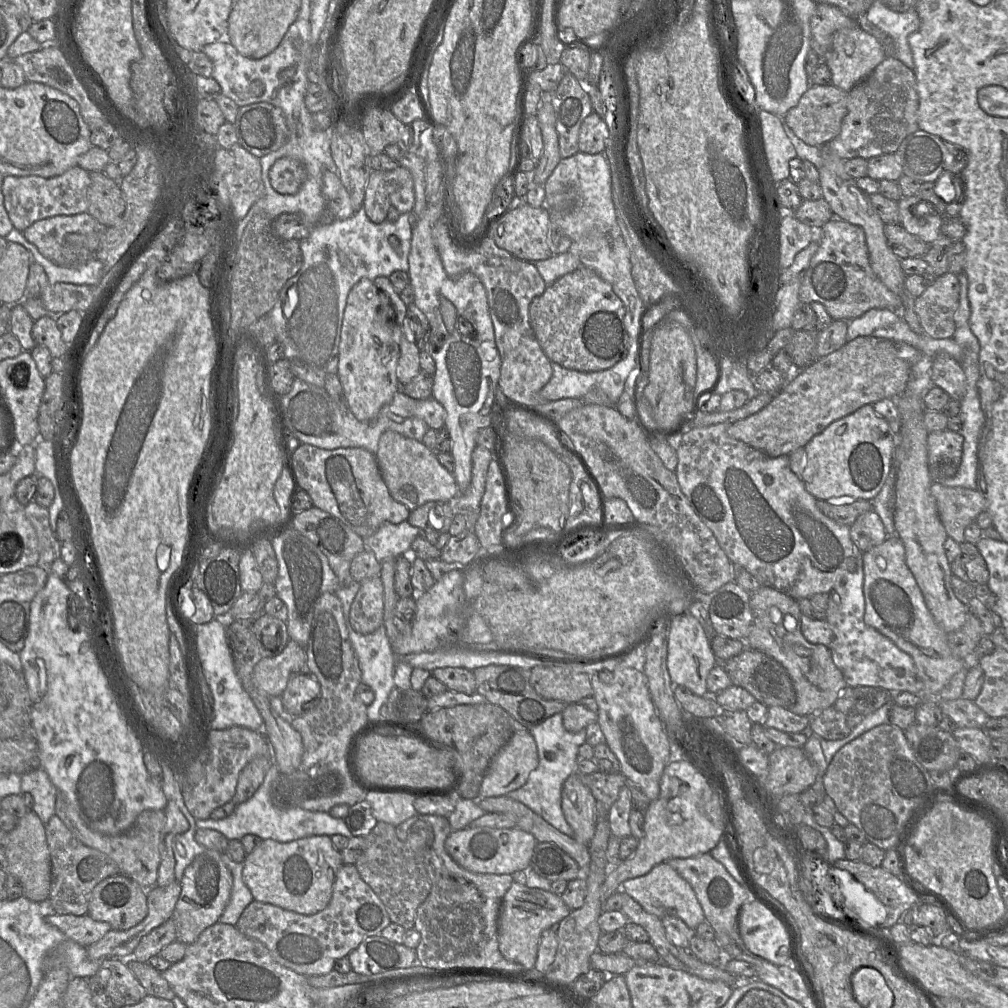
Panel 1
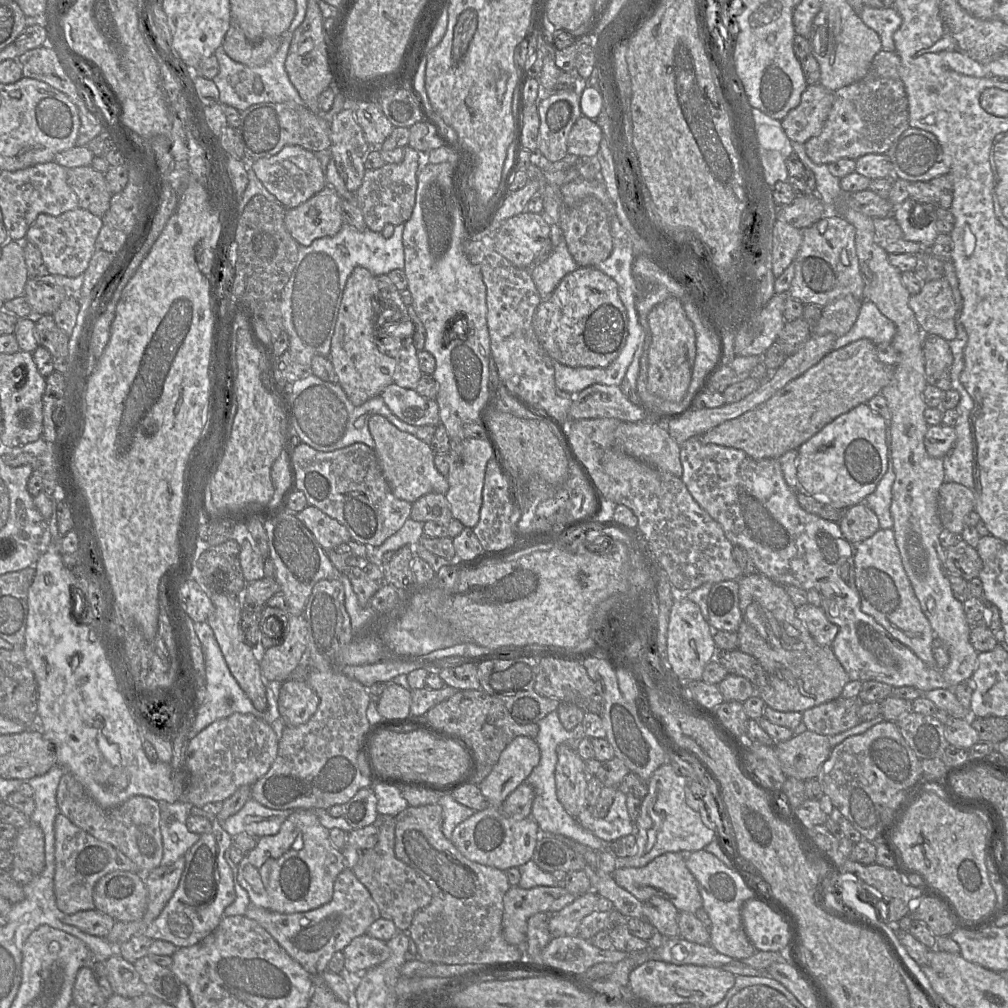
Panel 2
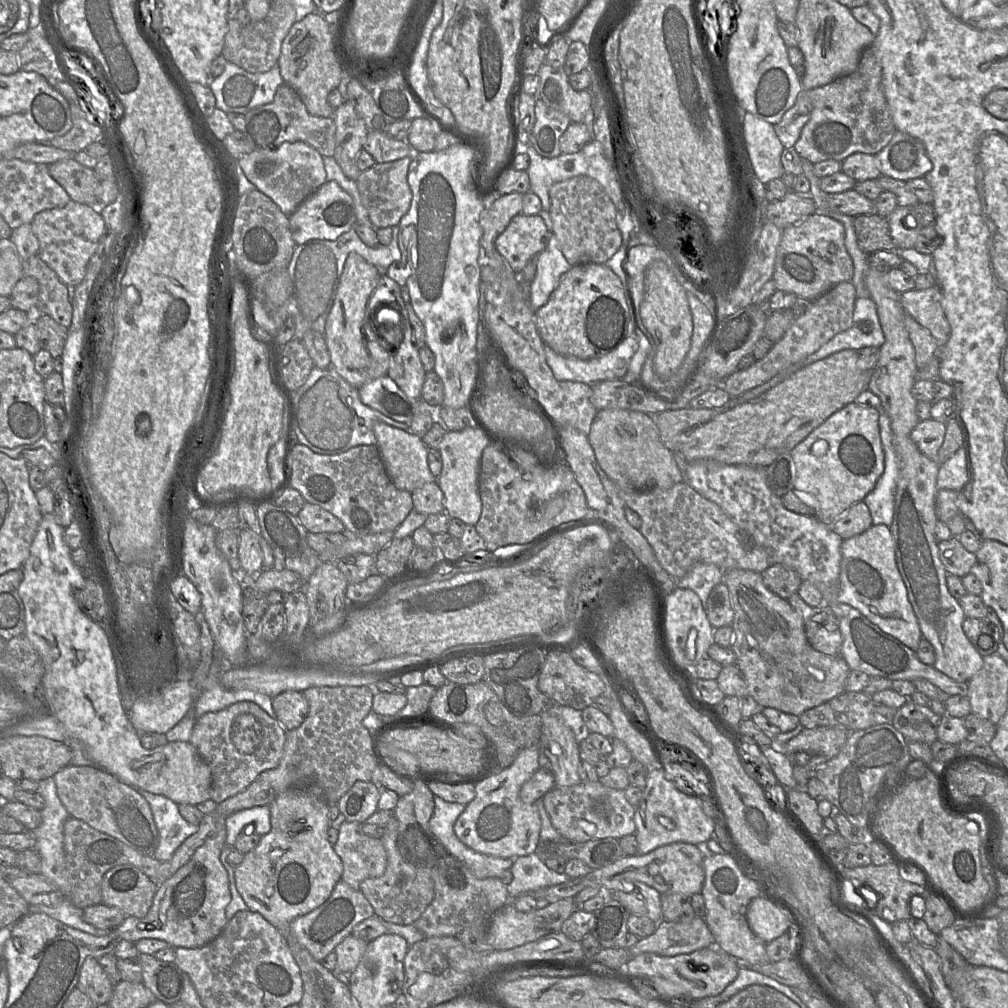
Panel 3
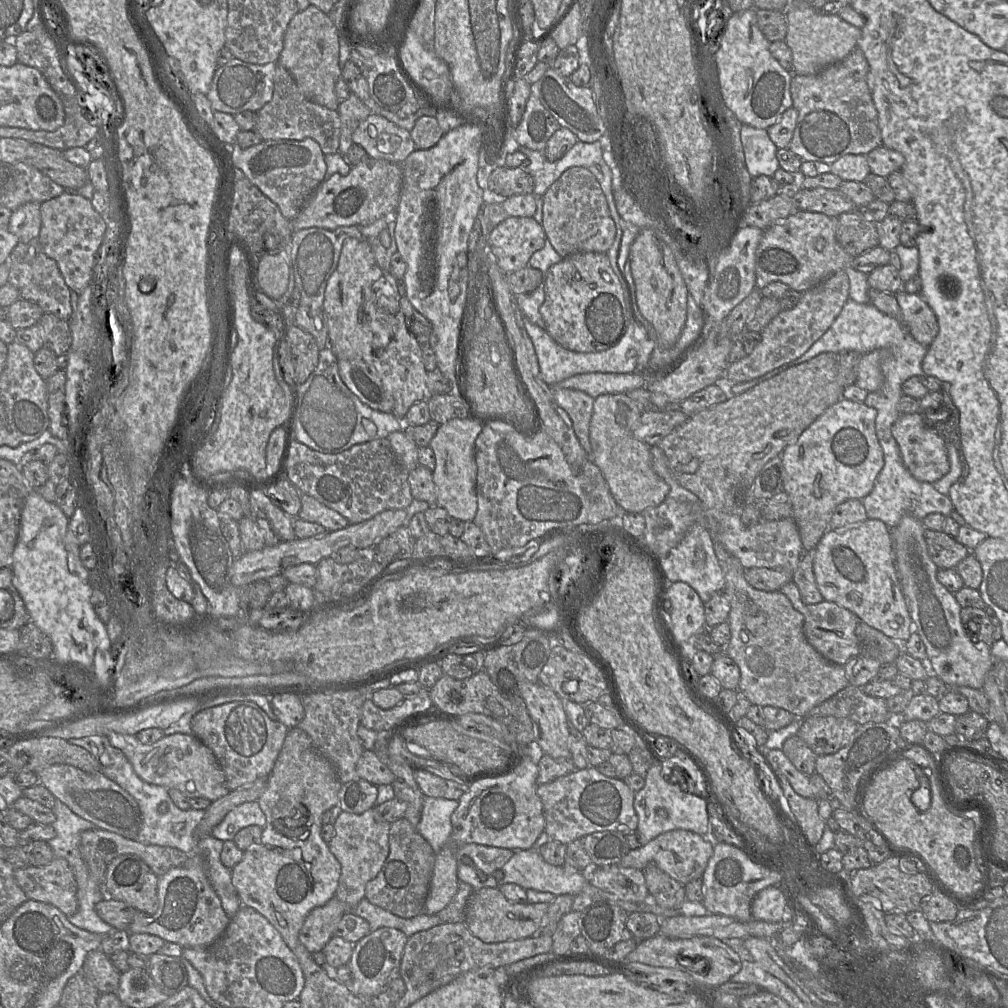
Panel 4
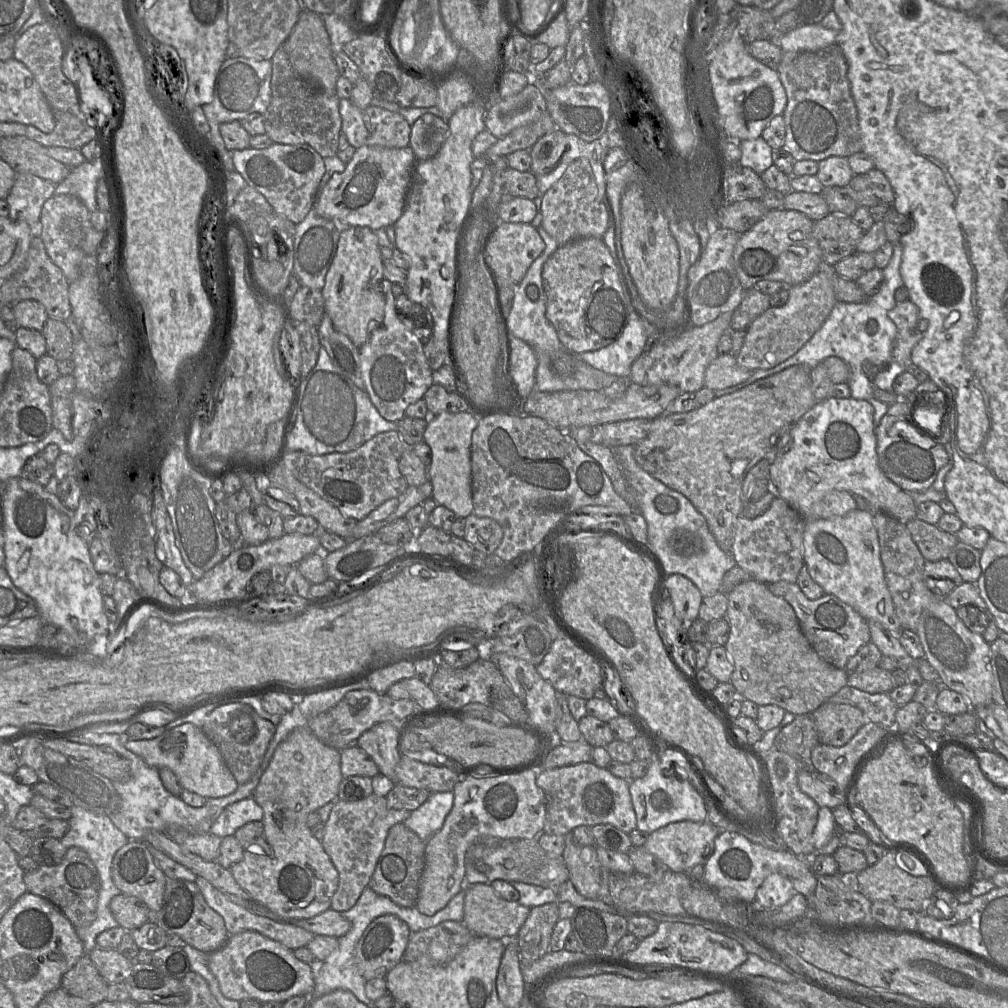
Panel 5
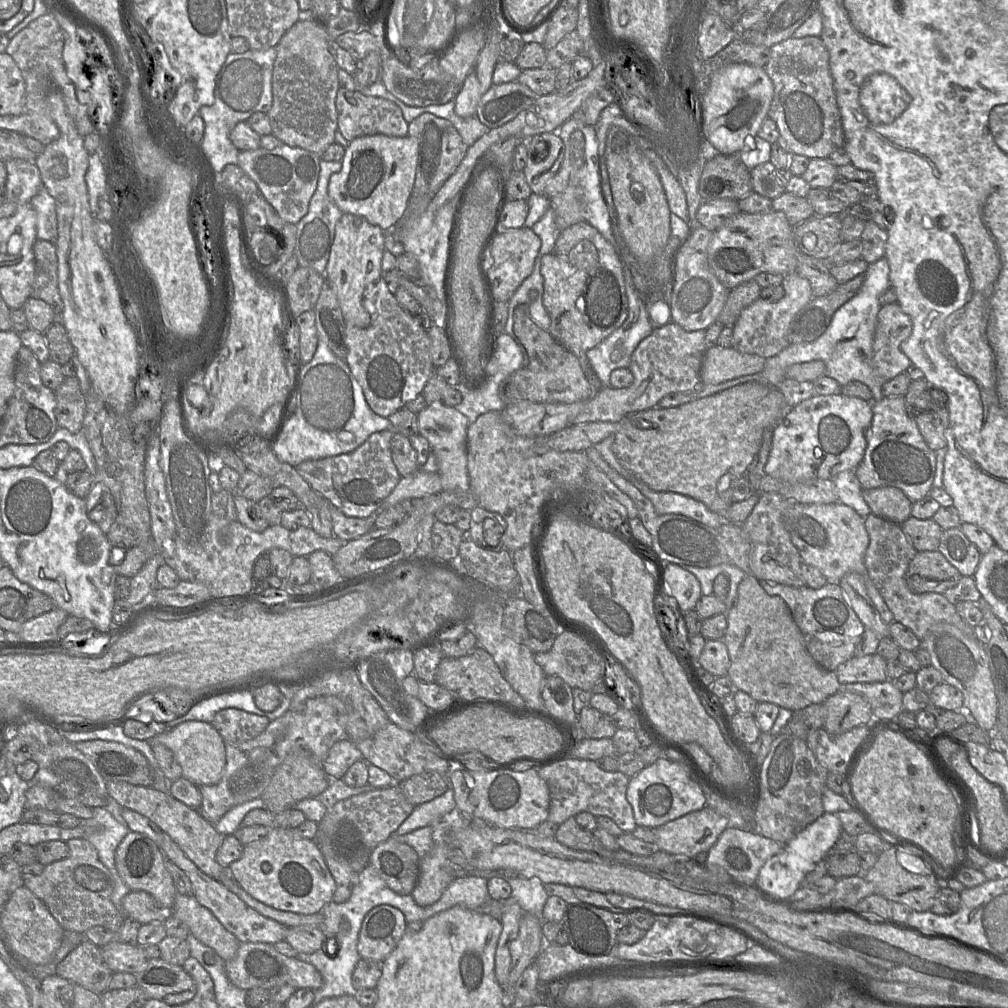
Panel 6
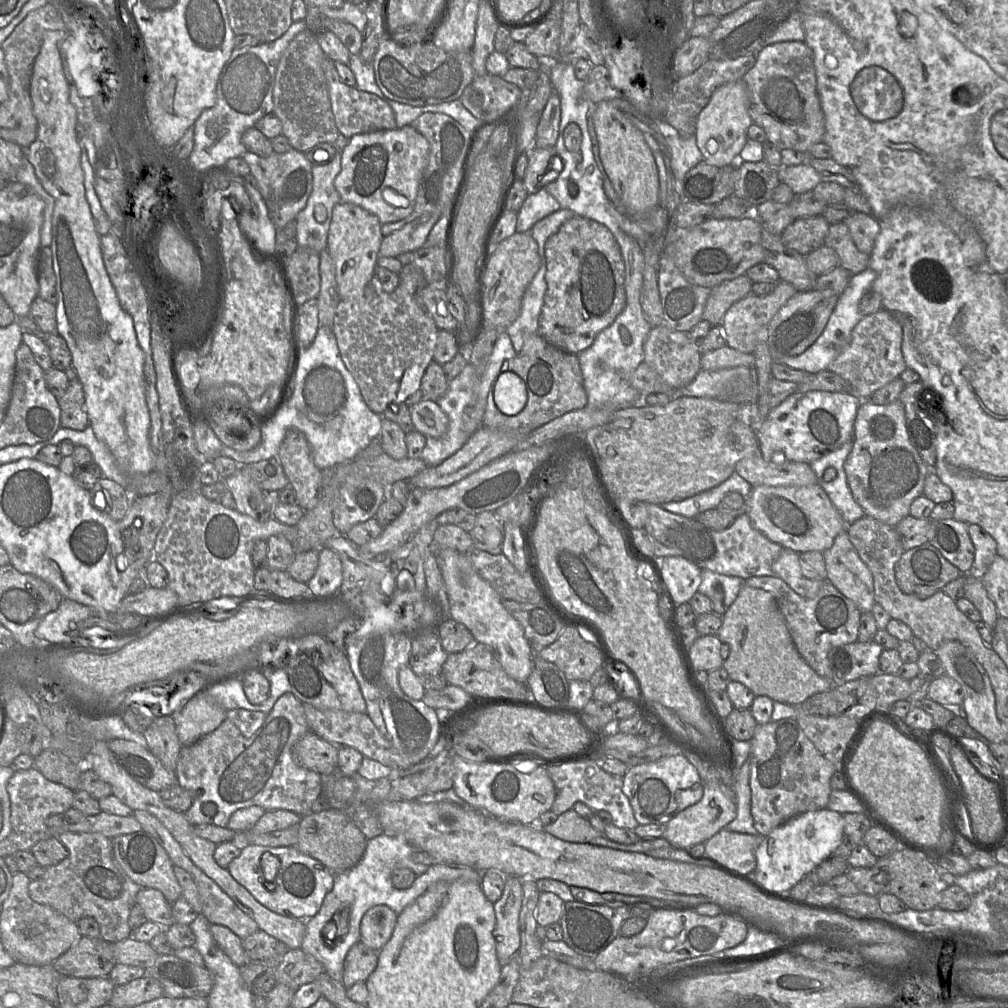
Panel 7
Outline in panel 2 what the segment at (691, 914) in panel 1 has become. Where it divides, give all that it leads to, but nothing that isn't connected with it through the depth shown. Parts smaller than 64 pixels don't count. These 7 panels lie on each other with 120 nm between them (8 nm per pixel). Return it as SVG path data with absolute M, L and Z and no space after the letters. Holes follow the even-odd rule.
M679 852L662 854L644 867L616 868L612 873L615 882L641 902L658 896L670 901L678 911L695 913L702 907L702 898L698 890L697 882L686 867L685 855Z

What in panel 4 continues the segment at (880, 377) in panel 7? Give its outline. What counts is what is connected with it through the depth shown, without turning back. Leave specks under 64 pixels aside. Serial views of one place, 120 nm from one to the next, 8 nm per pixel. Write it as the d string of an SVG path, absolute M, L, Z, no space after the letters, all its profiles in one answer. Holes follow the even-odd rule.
M895 294L901 309L901 322L921 345L929 346L939 333L937 317L920 294Z

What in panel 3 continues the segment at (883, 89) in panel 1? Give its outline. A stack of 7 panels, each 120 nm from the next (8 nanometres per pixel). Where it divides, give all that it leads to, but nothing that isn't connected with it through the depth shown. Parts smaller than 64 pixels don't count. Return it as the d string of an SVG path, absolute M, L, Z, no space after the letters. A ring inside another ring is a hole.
M873 47L864 49L857 70L807 91L812 104L810 119L794 149L812 164L825 160L842 162L854 153L878 154L892 139L896 128L882 86L882 66Z

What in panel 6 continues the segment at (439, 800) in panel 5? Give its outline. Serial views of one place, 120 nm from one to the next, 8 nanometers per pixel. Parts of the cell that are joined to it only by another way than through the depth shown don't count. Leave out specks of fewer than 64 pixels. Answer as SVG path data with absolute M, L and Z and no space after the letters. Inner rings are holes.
M449 787L441 796L414 806L410 815L395 831L395 834L404 835L418 828L439 823L445 815L455 808L454 791L452 787Z

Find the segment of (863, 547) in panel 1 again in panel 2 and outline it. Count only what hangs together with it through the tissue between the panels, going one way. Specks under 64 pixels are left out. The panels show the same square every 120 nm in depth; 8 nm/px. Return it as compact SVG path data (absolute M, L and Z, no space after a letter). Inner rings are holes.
M865 503L846 509L838 524L844 537L853 545L870 538L880 529L877 515Z

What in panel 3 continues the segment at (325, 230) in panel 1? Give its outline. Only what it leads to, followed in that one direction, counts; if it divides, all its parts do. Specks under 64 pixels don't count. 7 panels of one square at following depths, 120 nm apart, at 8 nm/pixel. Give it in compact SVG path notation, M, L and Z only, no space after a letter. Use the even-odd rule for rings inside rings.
M395 225L392 227L392 241L389 245L380 244L377 247L369 247L351 228L336 240L315 239L295 247L288 266L288 275L292 283L288 315L293 317L295 322L295 339L302 341L304 334L310 330L324 334L326 319L334 303L348 254L350 252L359 254L367 262L377 267L382 276L386 274L386 270L393 262L401 261L398 234L399 226Z

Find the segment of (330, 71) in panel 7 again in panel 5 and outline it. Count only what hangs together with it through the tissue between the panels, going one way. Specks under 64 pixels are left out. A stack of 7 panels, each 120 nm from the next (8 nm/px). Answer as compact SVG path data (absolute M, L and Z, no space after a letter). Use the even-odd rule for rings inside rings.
M339 99L339 112L342 119L341 130L345 133L349 145L354 148L361 146L377 146L385 148L404 148L410 146L411 125L398 113L370 105L365 109L355 106L350 99Z

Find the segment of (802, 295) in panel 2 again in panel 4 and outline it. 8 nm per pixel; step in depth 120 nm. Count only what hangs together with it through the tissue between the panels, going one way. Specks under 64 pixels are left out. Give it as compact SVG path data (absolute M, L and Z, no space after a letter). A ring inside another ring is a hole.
M798 210L764 230L755 253L755 289L761 290L772 282L782 282L790 289L804 293L830 275L844 270L852 256L837 242L836 226L836 218Z

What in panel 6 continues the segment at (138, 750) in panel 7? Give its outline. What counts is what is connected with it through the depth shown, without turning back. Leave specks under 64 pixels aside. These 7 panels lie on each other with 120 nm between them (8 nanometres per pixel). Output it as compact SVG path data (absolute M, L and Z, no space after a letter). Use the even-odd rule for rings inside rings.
M105 740L83 741L74 745L91 760L105 781L152 786L153 770L146 757L136 749Z

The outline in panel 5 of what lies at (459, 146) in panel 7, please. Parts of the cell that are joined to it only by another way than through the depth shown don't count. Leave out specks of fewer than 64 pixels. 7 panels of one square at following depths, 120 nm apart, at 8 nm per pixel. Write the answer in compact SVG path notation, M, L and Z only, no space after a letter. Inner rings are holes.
M427 113L411 126L410 147L418 161L434 157L449 136L447 120Z

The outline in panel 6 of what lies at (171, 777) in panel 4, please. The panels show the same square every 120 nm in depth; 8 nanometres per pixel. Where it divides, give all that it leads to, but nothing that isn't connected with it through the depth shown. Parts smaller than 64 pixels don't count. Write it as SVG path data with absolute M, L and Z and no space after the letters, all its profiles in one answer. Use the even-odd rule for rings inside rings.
M186 721L174 728L168 728L148 742L163 744L170 749L182 768L182 776L197 787L215 785L220 781L226 764L225 743L212 724L203 721Z

